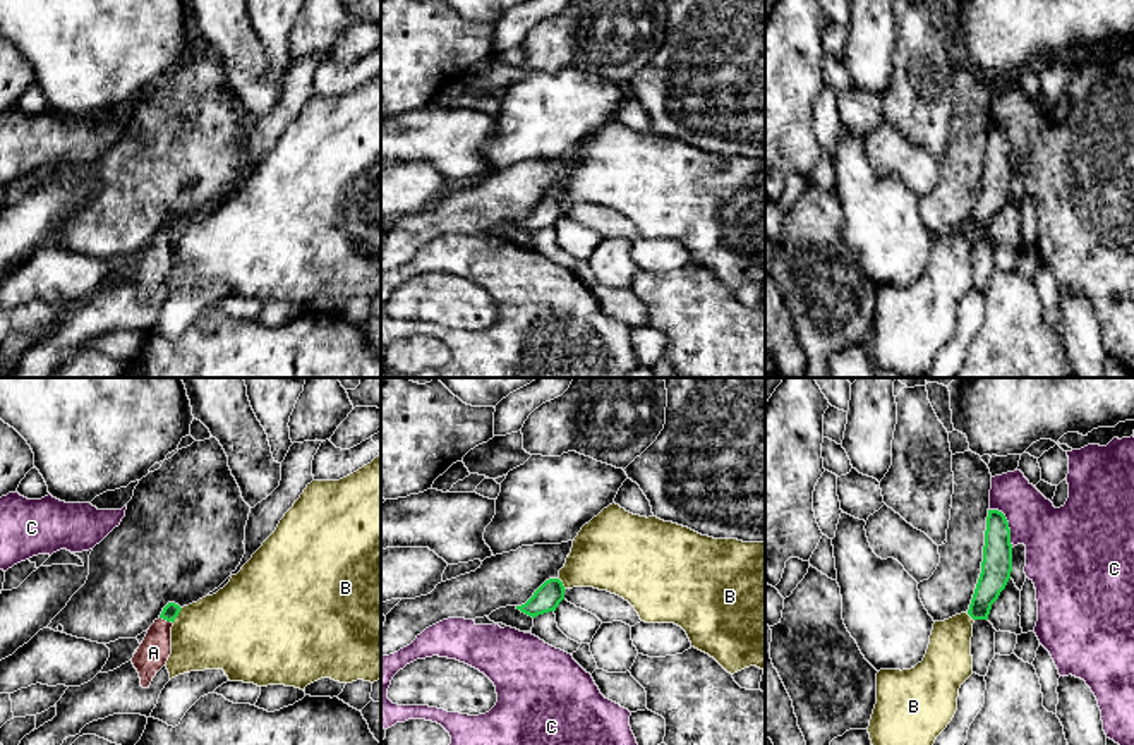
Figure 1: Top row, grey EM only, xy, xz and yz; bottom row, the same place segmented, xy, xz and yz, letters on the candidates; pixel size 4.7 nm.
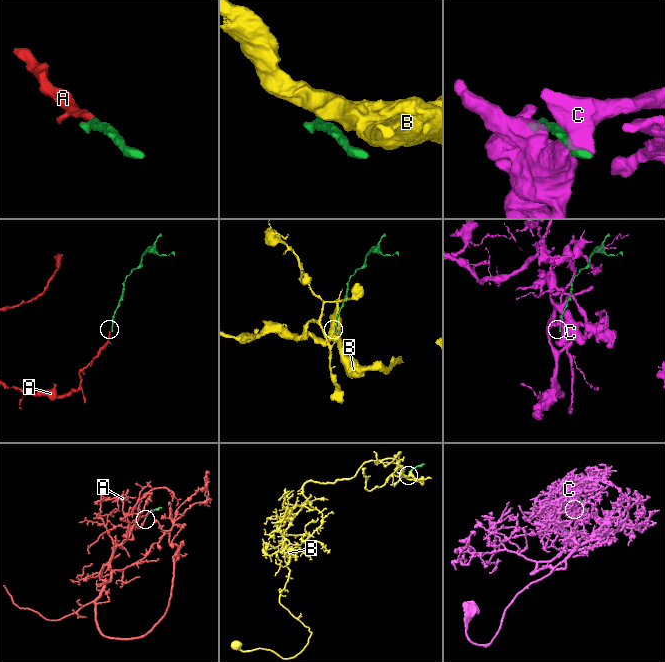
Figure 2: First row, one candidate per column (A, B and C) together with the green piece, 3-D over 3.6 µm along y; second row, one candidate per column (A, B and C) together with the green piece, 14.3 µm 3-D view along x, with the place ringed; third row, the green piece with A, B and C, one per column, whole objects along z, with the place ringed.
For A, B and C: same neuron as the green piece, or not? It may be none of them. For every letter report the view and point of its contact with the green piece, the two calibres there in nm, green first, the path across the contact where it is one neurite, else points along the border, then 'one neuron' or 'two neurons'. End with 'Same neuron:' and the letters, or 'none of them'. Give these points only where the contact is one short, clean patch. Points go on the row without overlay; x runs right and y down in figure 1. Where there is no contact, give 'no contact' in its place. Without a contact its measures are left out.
A: xy (167, 236) | 80/150 nm | across xy (170, 227), (167, 236), (153, 268) | one neuron
B: xy (177, 230) | 80/360 nm | along xy (182, 224), (172, 237) | two neurons
C: yz (1007, 139) | 140/300 nm | two neurons
Same neuron: A

